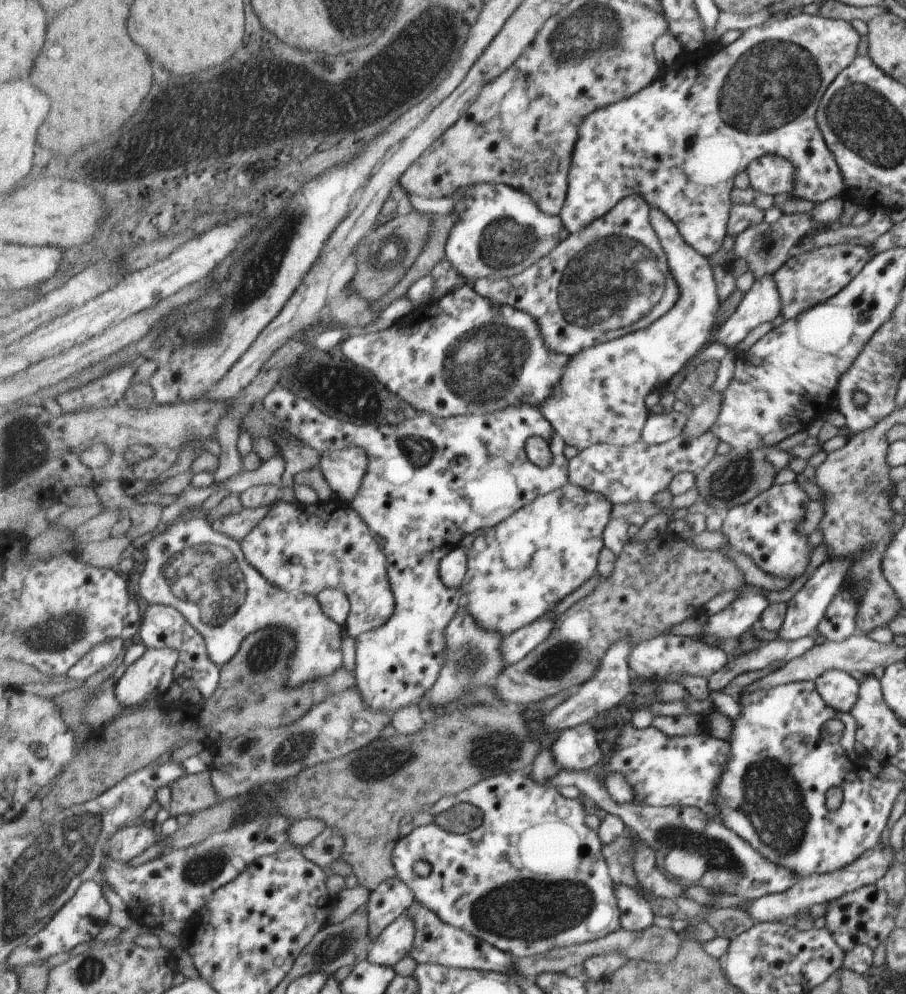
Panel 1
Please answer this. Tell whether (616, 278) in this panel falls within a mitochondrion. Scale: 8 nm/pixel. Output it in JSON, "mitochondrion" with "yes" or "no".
{"mitochondrion":"yes"}

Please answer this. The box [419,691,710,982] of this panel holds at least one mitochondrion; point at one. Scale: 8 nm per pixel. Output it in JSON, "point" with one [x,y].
{"point":[537,910]}

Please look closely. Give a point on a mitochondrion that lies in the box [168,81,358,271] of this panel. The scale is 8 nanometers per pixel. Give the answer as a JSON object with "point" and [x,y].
{"point":[200,130]}

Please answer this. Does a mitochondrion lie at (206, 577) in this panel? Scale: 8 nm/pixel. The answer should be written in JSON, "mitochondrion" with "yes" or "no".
{"mitochondrion":"yes"}

